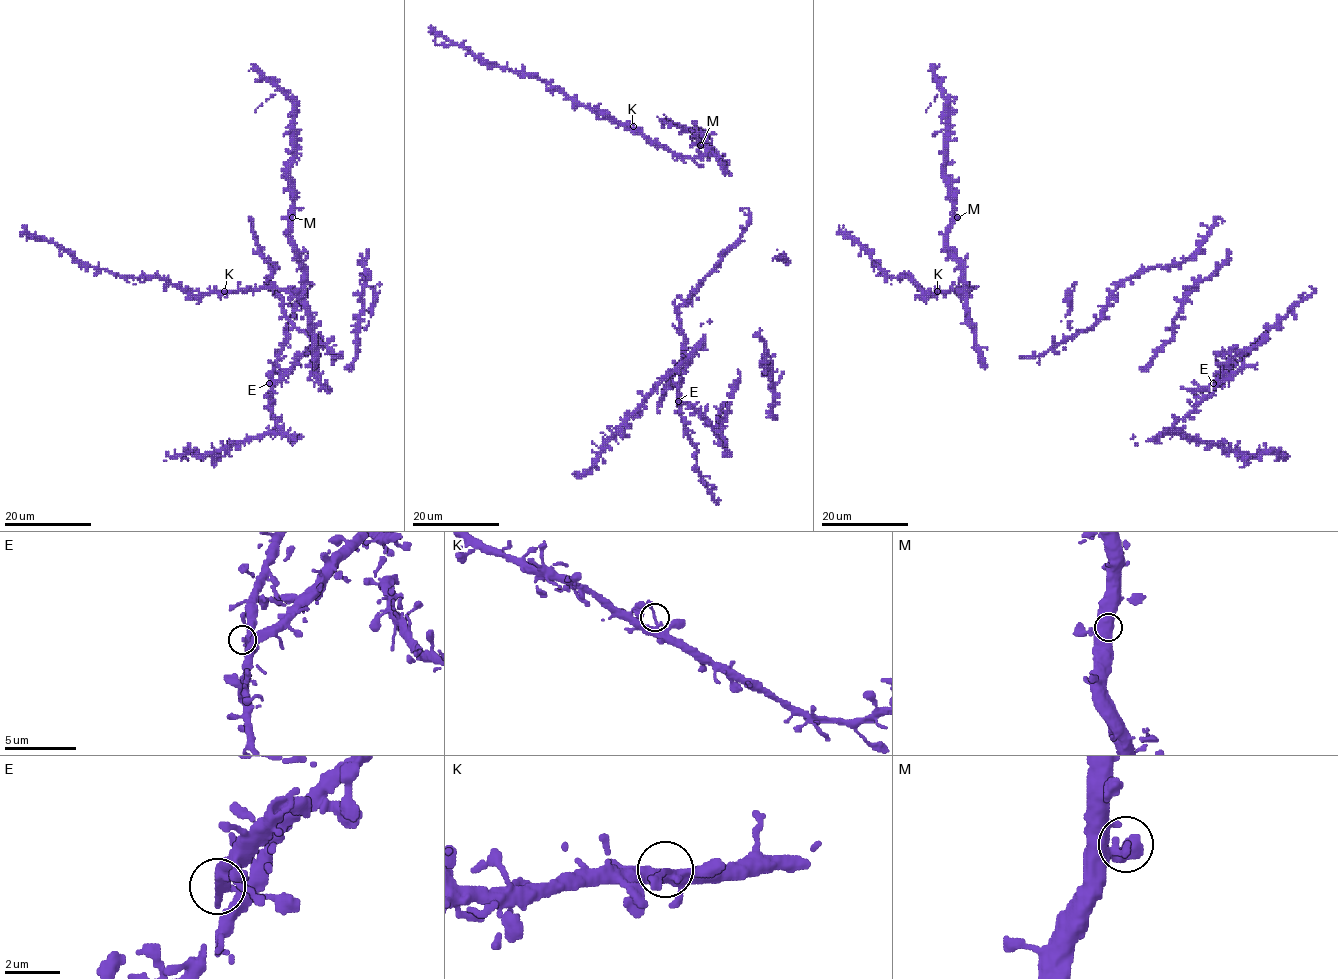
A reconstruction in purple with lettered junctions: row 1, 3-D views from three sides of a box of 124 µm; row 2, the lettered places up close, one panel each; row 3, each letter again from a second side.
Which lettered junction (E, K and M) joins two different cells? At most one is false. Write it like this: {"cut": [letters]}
{"cut": ["E"]}

